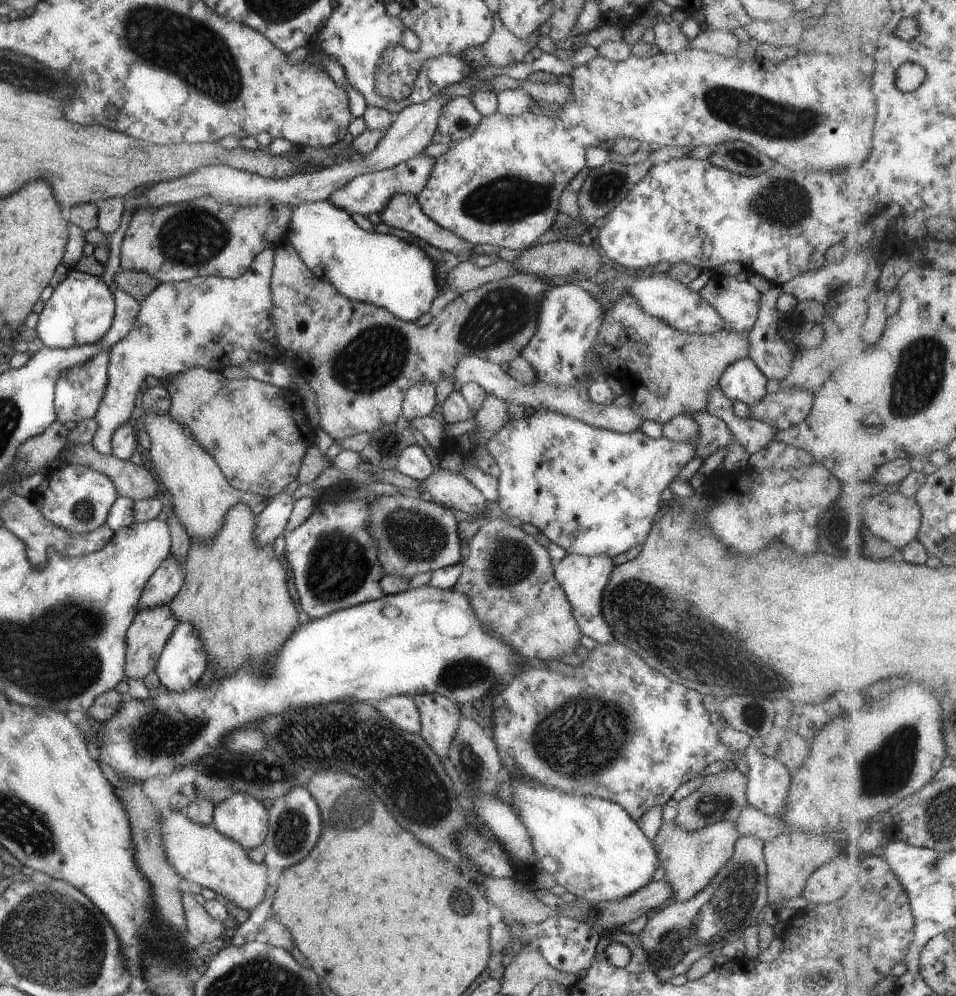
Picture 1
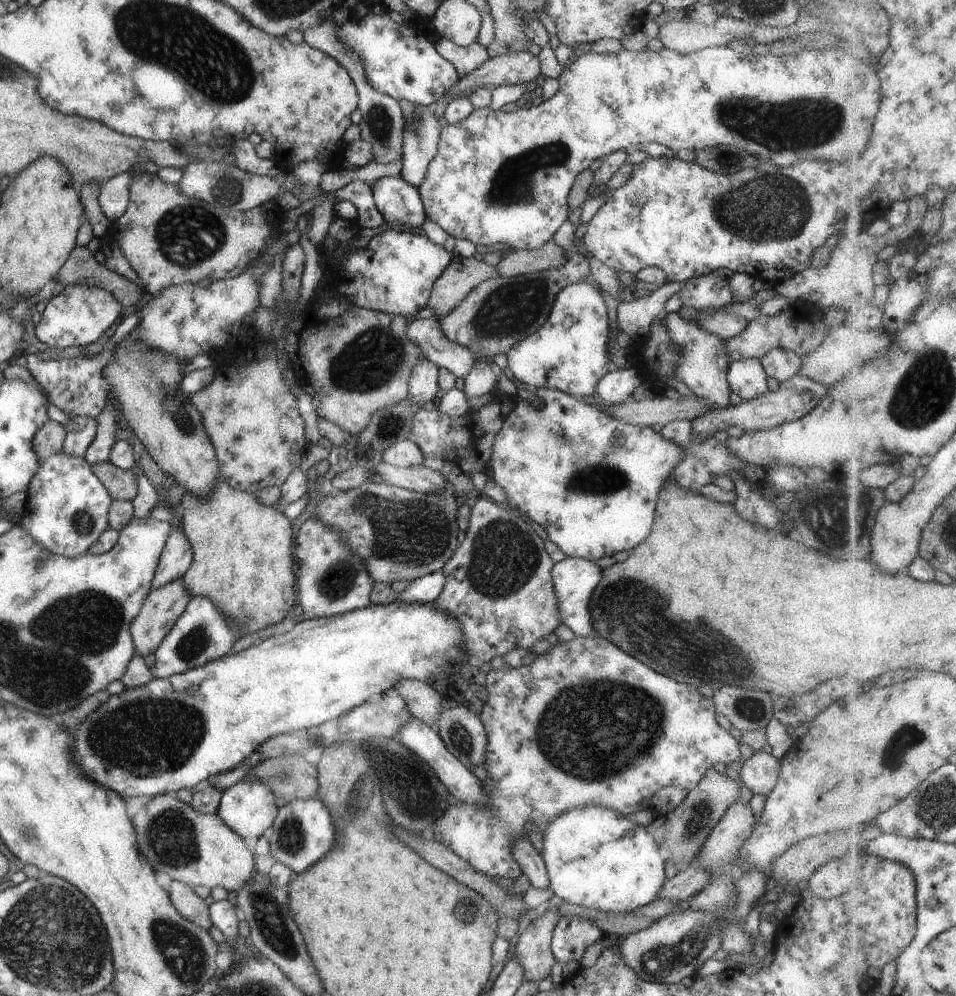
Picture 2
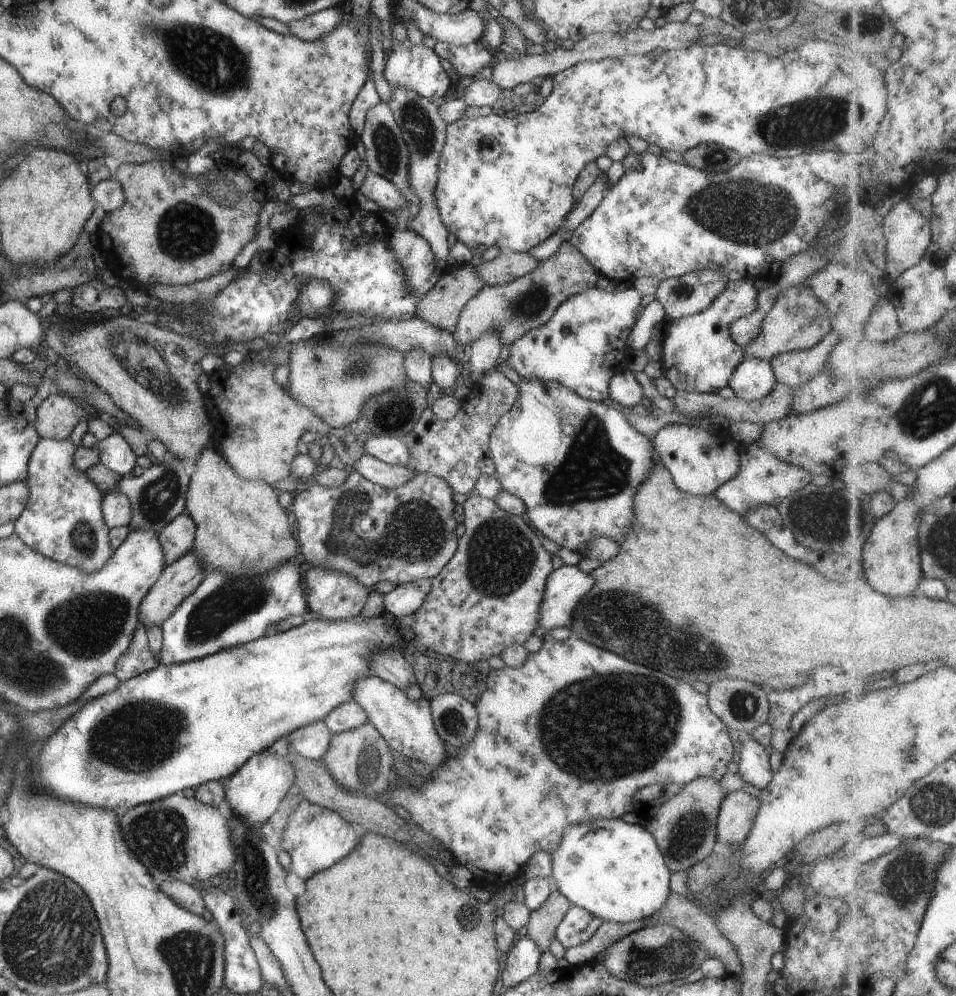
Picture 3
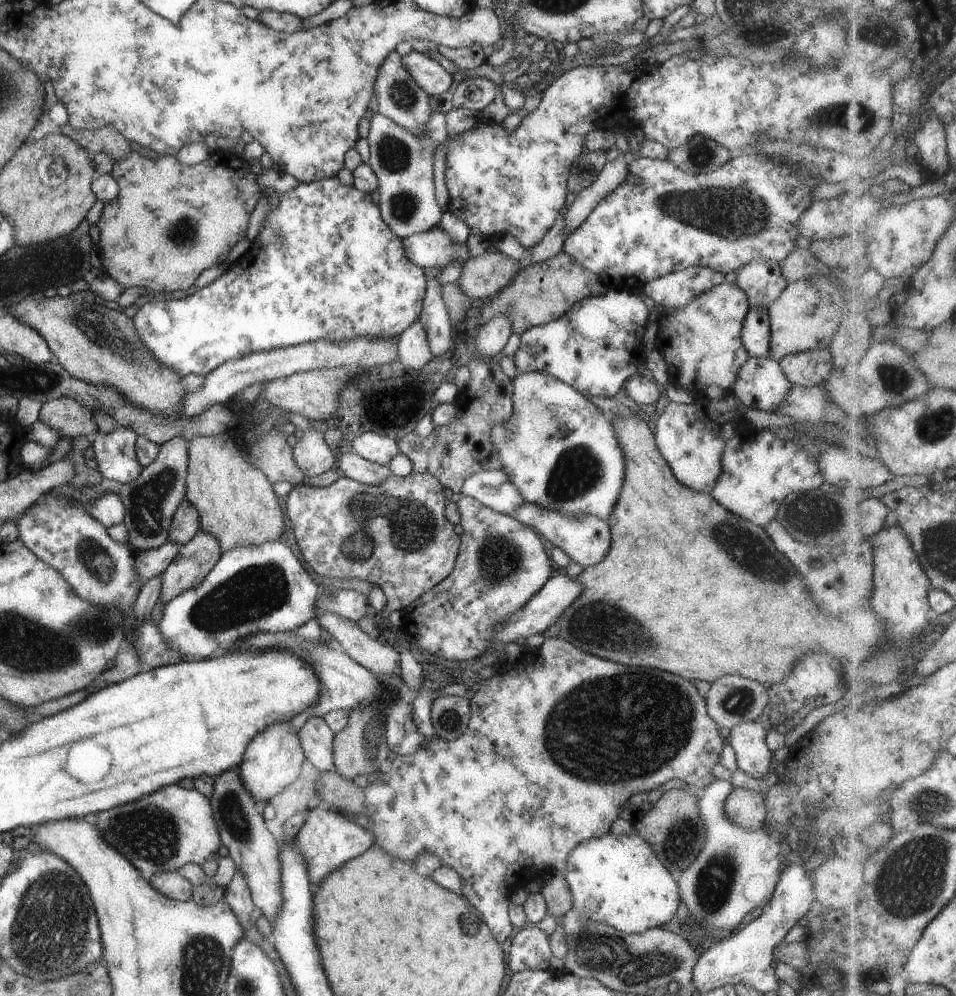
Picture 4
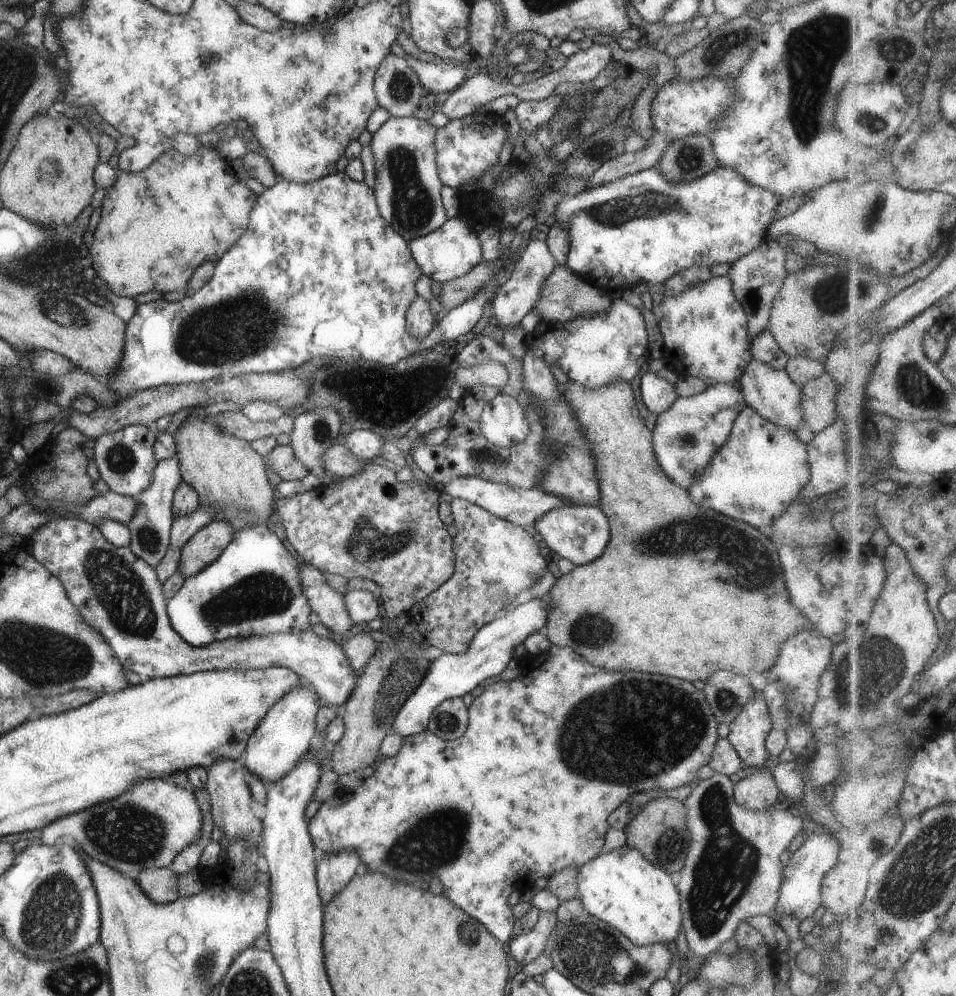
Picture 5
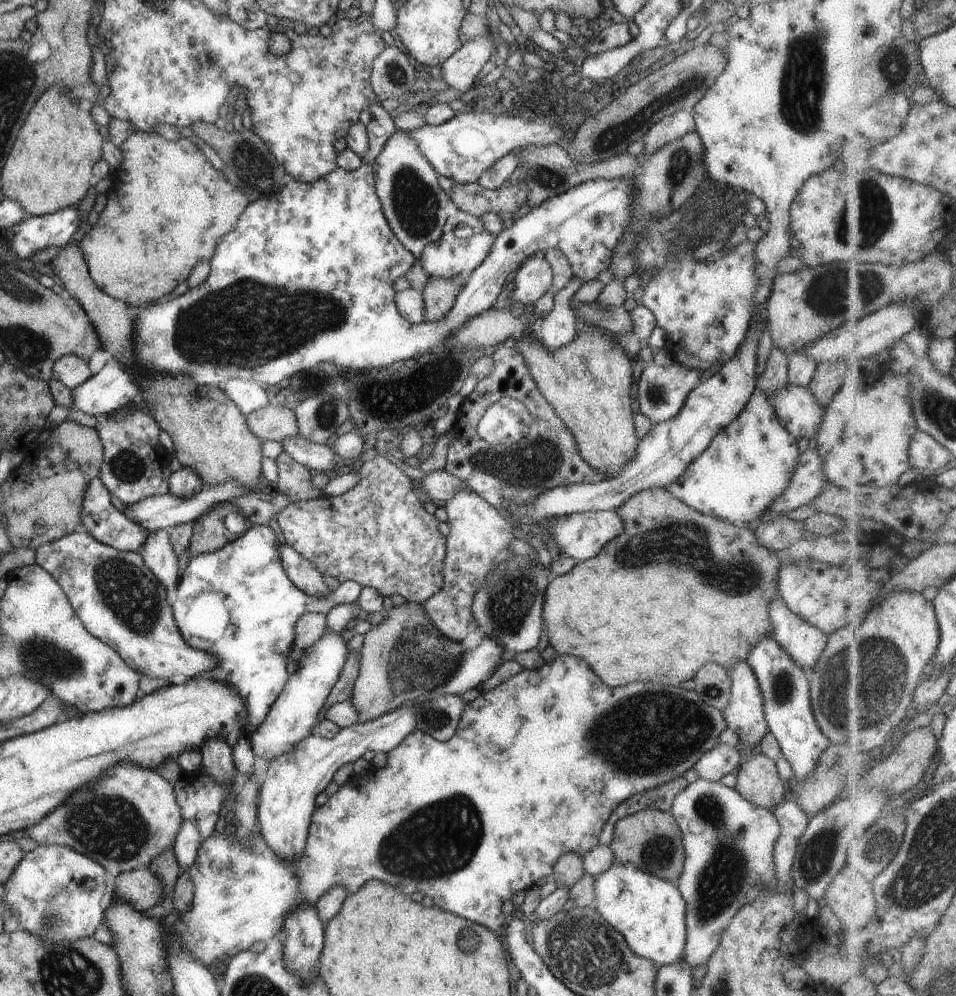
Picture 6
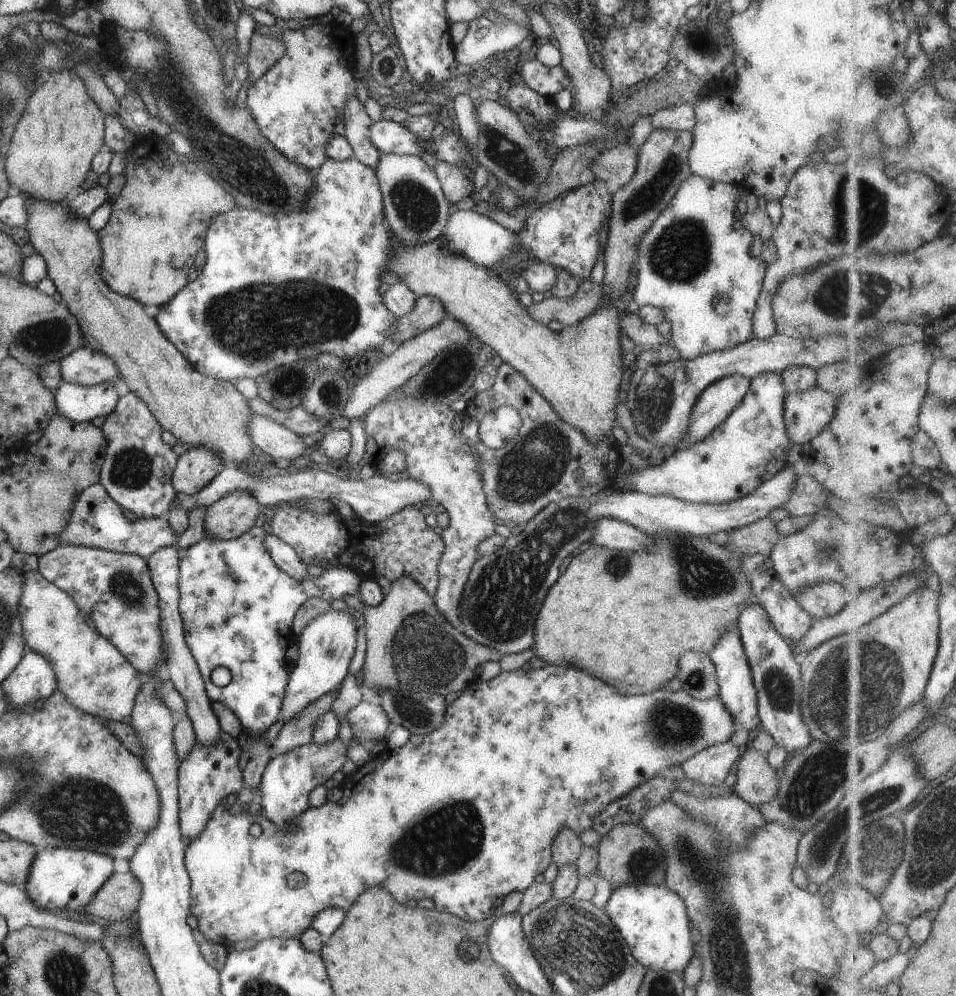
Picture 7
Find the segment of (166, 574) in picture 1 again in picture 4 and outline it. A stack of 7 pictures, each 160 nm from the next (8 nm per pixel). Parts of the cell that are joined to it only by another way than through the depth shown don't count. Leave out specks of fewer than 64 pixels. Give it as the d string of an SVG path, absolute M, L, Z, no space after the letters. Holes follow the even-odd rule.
M187 500L179 503L170 520L167 536L170 541L181 546L200 530L198 512Z

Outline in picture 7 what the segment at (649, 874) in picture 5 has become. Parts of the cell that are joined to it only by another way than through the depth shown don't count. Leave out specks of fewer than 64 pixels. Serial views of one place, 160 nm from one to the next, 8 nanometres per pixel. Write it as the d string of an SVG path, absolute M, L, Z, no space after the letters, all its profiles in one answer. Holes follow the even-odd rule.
M623 884L611 889L602 909L640 966L655 972L683 972L694 954L694 943L686 910L675 892L663 884Z

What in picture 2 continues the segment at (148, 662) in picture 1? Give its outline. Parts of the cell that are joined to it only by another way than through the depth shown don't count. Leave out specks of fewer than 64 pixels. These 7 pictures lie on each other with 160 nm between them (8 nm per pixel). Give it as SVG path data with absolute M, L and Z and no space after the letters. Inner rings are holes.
M181 578L171 580L171 582L155 588L155 590L150 590L139 613L129 626L129 633L135 646L134 654L145 657L149 652L154 652L161 640L163 640L163 636L166 636L167 632L171 630L171 626L179 618L190 598L191 594L183 588L183 580Z

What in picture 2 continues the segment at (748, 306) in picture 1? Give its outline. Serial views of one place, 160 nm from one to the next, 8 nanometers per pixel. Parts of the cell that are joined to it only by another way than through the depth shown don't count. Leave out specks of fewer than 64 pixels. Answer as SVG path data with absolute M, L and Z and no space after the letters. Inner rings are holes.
M706 273L683 281L677 295L683 308L718 309L734 302L728 285L729 279Z

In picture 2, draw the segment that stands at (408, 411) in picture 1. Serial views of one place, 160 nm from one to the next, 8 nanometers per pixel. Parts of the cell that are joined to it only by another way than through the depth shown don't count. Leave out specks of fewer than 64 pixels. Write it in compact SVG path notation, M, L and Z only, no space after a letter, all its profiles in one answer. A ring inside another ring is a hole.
M421 358L413 368L408 379L408 394L422 406L431 400L438 389L438 368L429 360Z

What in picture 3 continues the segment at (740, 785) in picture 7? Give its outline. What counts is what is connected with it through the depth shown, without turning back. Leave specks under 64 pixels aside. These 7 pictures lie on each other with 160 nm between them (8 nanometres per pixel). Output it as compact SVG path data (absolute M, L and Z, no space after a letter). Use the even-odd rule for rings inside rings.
M729 791L716 816L716 841L725 846L739 844L751 830L760 800L743 791Z

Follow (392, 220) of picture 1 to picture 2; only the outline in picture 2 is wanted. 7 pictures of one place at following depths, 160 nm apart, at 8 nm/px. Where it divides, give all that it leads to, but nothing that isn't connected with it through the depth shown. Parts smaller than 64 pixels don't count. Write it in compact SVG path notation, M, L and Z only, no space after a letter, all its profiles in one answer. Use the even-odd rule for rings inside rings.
M399 177L379 178L371 184L370 189L375 208L385 223L393 220L411 228L425 222L426 215L416 188Z

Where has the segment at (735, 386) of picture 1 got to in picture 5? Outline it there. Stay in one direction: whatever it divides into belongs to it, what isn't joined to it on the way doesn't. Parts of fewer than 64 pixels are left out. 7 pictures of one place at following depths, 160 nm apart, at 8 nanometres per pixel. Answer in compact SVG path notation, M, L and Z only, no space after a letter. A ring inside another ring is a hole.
M752 358L745 366L740 378L740 383L742 384L741 396L745 400L745 405L751 406L759 416L763 416L773 425L792 431L803 425L801 408L799 408L801 388L789 378L784 370L775 370L770 368L769 365Z

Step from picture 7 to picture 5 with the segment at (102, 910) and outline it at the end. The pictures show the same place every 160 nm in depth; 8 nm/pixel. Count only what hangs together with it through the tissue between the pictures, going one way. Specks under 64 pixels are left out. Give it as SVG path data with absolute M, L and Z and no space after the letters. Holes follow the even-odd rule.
M166 867L139 870L135 874L135 884L151 902L166 904L175 901L177 896L176 875Z

